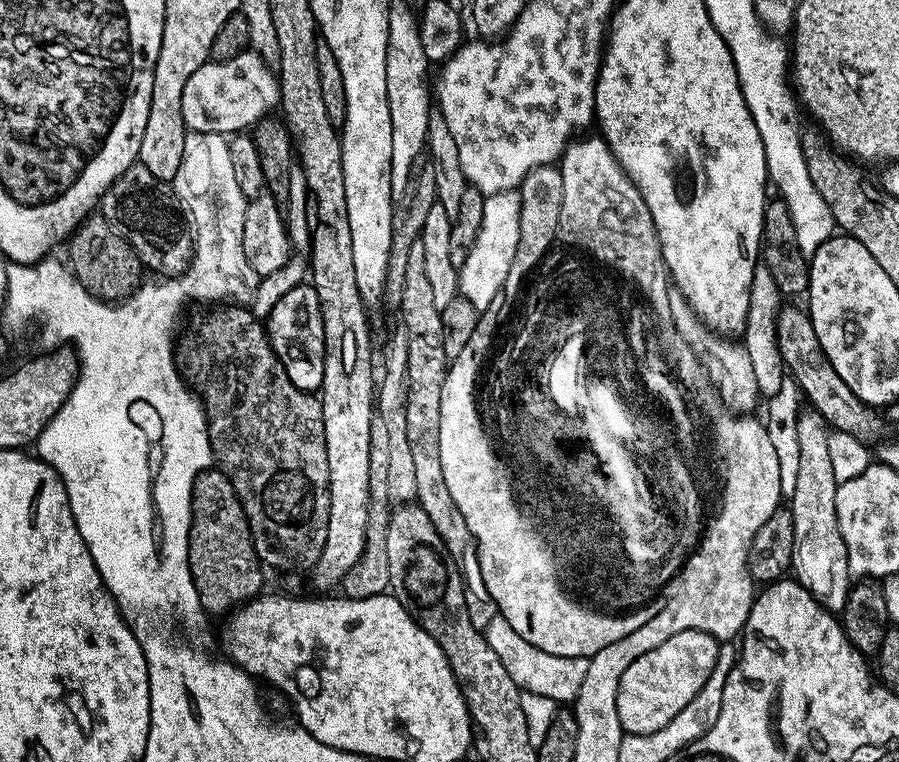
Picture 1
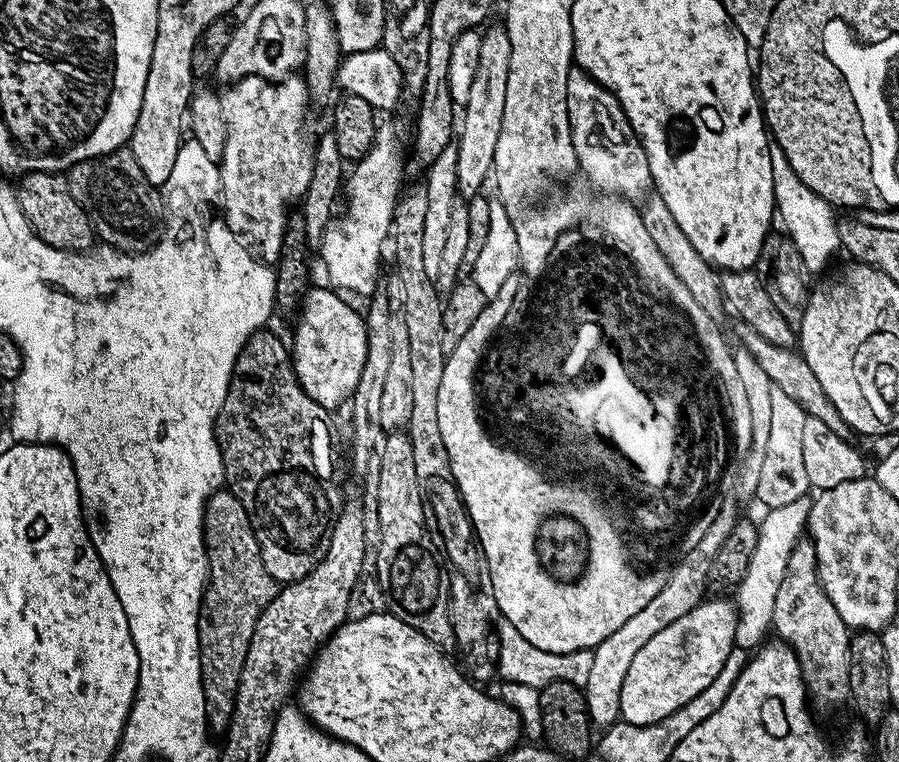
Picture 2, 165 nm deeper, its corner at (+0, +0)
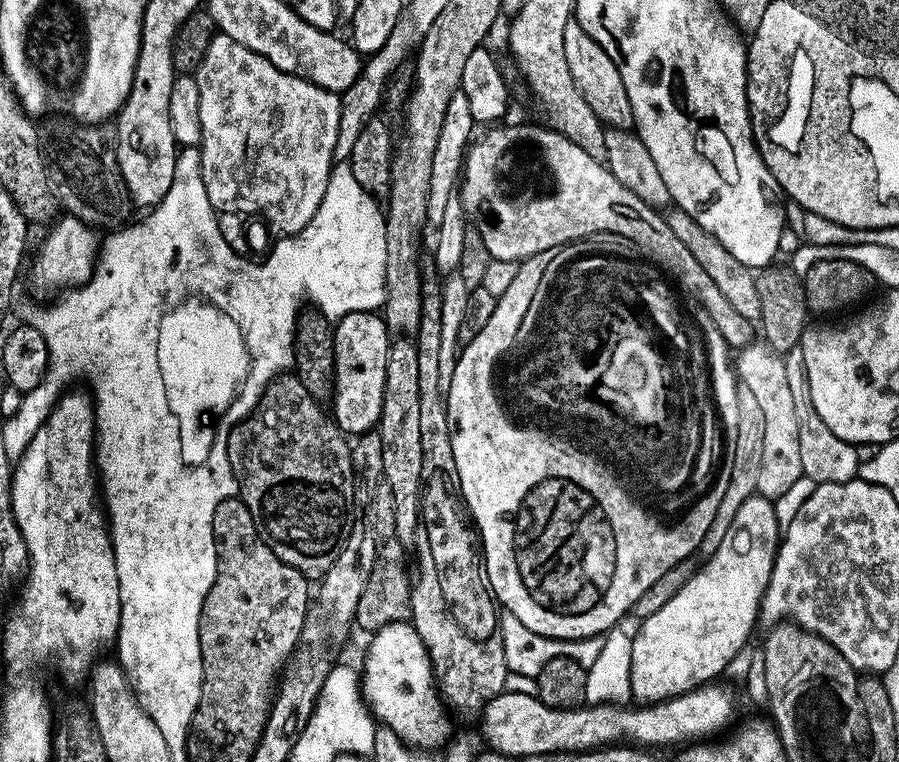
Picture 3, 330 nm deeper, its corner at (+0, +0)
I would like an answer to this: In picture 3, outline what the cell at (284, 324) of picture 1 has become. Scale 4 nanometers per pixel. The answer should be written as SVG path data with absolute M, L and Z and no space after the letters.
M352 311L333 327L335 342L335 386L332 417L346 436L363 435L379 425L385 390L386 358L391 344L383 317L376 312Z

